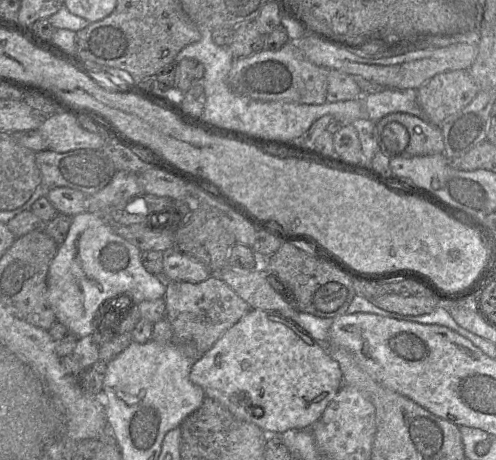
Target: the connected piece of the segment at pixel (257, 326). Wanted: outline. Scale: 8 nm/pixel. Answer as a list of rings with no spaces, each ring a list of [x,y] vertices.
[[[251,309],[248,314],[242,317],[227,331],[209,351],[194,362],[190,371],[190,379],[195,385],[203,389],[207,397],[218,401],[237,419],[255,424],[268,435],[281,435],[291,430],[311,429],[343,386],[343,375],[340,366],[329,355],[324,344],[315,341],[294,321],[286,319],[277,312],[268,312],[259,309]]]

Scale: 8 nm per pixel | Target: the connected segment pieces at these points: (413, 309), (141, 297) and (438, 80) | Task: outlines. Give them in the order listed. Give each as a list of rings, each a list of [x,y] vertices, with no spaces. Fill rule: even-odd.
[[[388,294],[367,300],[383,310],[406,316],[421,316],[429,314],[439,305],[432,296],[405,297]]]
[[[88,211],[72,216],[67,236],[58,246],[47,274],[48,300],[57,321],[77,338],[82,338],[94,332],[94,319],[99,308],[117,296],[129,296],[121,302],[132,302],[133,305],[163,299],[166,281],[144,268],[140,253],[139,248],[114,232],[110,221]]]
[[[469,70],[435,75],[418,90],[418,102],[430,122],[441,127],[450,116],[472,102],[479,90]]]

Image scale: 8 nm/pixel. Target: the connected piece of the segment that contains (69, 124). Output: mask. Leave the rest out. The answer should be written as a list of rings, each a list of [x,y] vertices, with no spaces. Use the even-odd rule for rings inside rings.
[[[60,111],[43,119],[37,130],[47,150],[57,153],[79,149],[102,150],[106,145],[102,136],[88,131],[78,119]]]

